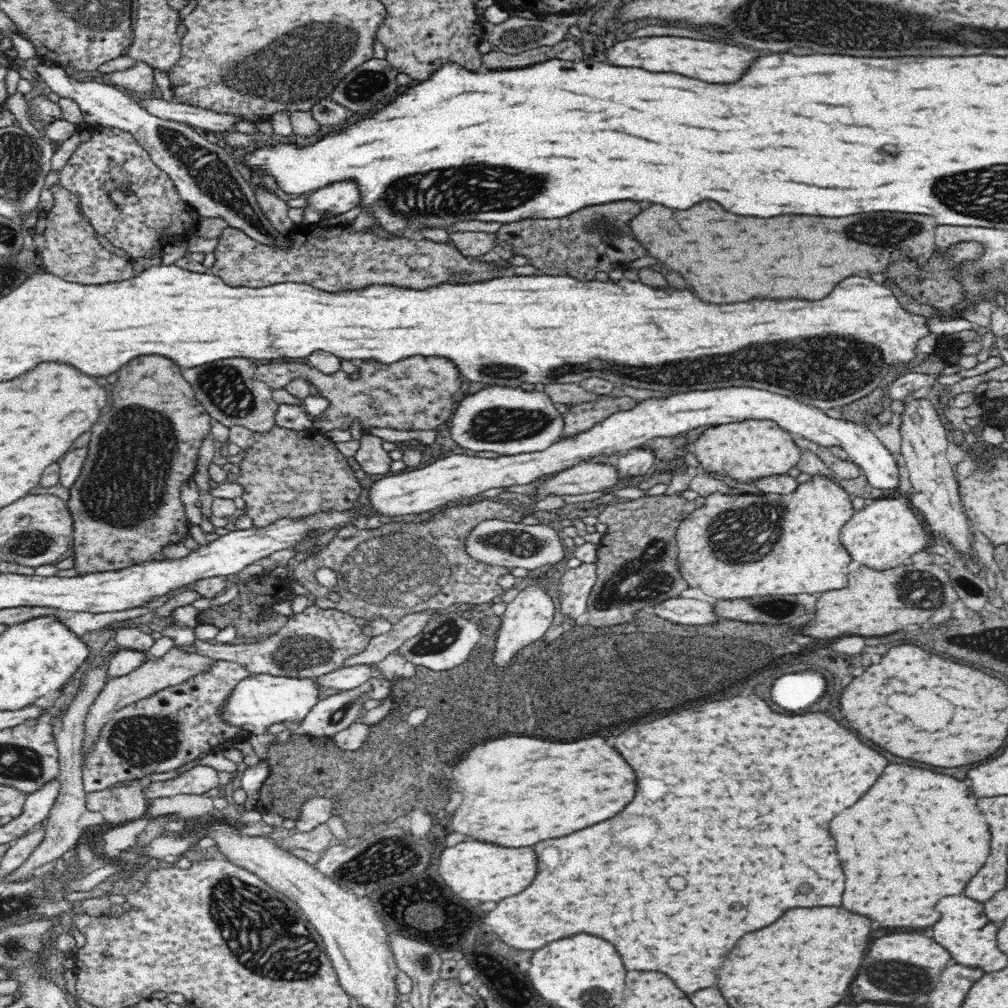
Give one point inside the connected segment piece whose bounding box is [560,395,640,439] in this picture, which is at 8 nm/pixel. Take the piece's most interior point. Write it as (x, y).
(580, 417)

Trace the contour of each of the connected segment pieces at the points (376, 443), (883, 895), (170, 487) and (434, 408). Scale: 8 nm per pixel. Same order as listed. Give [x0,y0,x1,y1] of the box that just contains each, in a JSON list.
[[354,434,393,475],[830,766,990,928],[66,356,211,575],[257,356,460,430]]

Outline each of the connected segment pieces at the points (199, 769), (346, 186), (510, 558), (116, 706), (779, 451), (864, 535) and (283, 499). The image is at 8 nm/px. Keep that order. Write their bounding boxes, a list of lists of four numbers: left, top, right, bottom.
[[144,765,220,800],[304,182,360,225],[464,519,564,570],[82,645,214,758],[691,419,802,484],[840,495,931,571],[236,424,360,528]]

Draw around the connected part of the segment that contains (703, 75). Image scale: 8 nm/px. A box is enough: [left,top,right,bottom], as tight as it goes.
[606,36,760,82]

